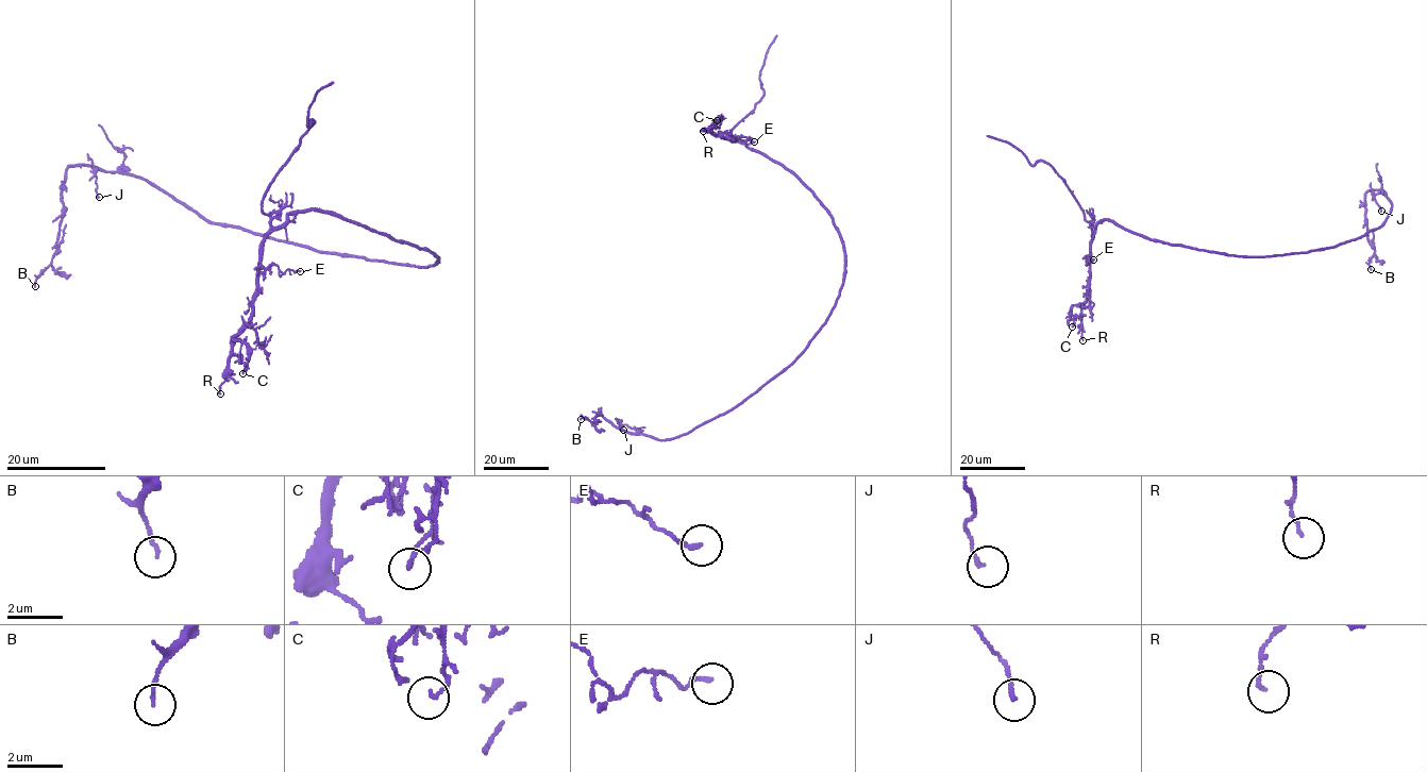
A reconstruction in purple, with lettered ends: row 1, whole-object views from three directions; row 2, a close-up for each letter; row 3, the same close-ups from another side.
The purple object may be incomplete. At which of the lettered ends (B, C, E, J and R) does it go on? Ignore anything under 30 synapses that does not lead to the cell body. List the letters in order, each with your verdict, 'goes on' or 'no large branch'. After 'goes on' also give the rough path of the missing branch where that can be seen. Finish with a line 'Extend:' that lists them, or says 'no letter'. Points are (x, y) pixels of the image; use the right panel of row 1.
B: no large branch
C: no large branch
E: no large branch
J: no large branch
R: no large branch
Extend: no letter

